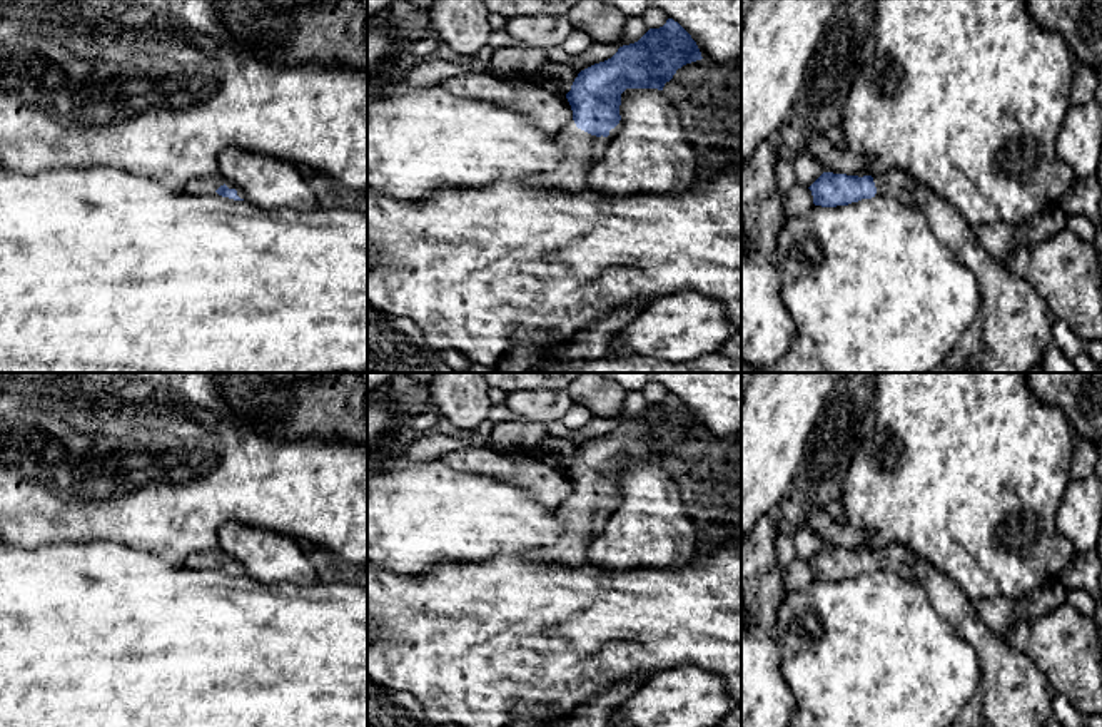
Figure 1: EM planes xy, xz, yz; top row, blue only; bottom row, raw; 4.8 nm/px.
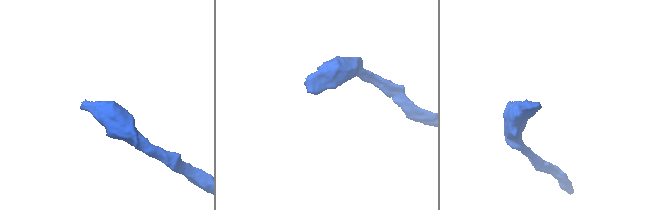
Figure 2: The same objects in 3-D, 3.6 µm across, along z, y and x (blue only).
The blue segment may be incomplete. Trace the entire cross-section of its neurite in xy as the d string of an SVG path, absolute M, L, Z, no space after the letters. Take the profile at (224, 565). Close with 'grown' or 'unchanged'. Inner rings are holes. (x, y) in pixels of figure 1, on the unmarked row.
M205 550L195 552L185 558L184 563L187 568L192 570L205 570L205 572L229 572L234 575L247 575L242 563L229 558L222 550Z; grown

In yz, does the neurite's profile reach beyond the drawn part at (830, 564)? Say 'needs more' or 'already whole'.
needs more

